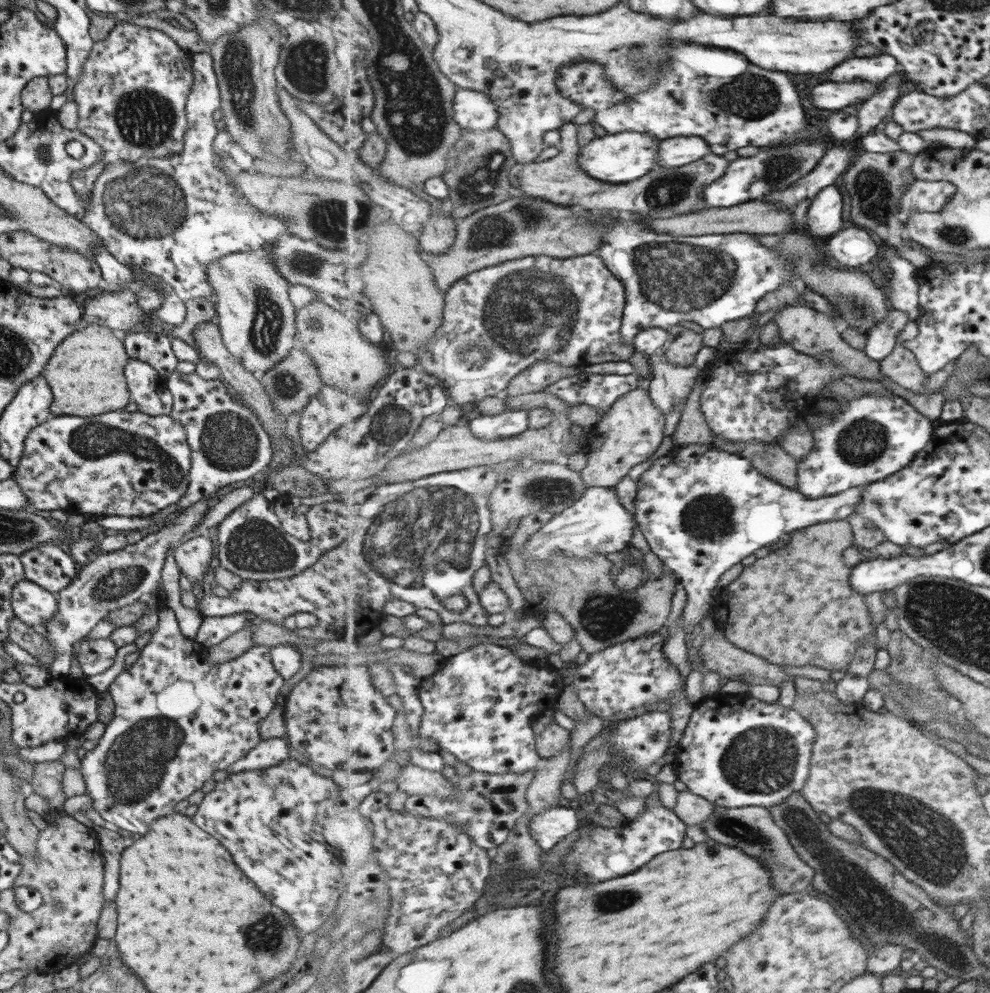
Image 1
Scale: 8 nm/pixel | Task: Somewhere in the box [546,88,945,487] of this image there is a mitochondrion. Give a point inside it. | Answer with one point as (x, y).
(679, 277)

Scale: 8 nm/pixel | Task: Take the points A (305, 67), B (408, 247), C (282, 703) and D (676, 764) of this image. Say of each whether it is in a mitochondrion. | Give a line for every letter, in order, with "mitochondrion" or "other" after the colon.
A: mitochondrion
B: other
C: other
D: other

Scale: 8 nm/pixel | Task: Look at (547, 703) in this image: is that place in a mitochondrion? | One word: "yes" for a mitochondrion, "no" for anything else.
no

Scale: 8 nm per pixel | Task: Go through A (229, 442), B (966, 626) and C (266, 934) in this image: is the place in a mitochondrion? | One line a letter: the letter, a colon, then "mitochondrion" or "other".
A: mitochondrion
B: mitochondrion
C: mitochondrion

